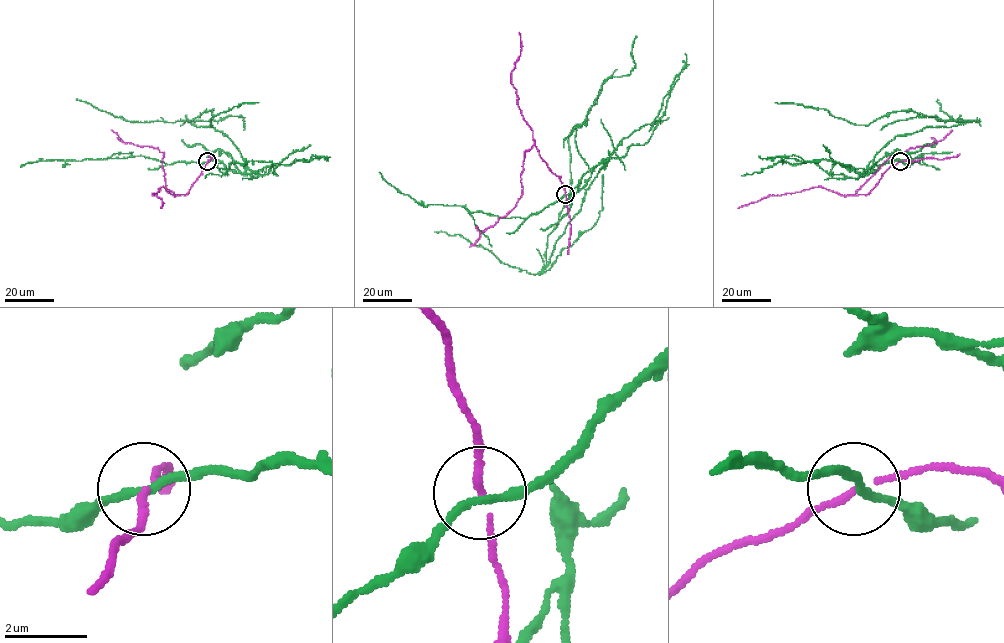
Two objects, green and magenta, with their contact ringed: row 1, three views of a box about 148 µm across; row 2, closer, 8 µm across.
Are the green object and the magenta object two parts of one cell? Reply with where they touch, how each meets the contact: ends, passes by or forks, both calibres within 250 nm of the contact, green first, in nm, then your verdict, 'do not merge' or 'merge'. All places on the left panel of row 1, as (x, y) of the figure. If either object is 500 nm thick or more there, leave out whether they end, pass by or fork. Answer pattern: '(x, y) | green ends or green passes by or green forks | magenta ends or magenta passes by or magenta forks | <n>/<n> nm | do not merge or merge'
(207, 161) | green passes by | magenta passes by | 190/130 nm | do not merge

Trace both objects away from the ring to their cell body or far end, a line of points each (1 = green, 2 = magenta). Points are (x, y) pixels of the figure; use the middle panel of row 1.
1: (565, 195), (610, 158), (546, 267), (548, 236), (571, 189), (569, 135), (587, 122), (616, 69)
2: (565, 194), (559, 178), (533, 145), (524, 154), (521, 196), (515, 207), (483, 230), (469, 246)

